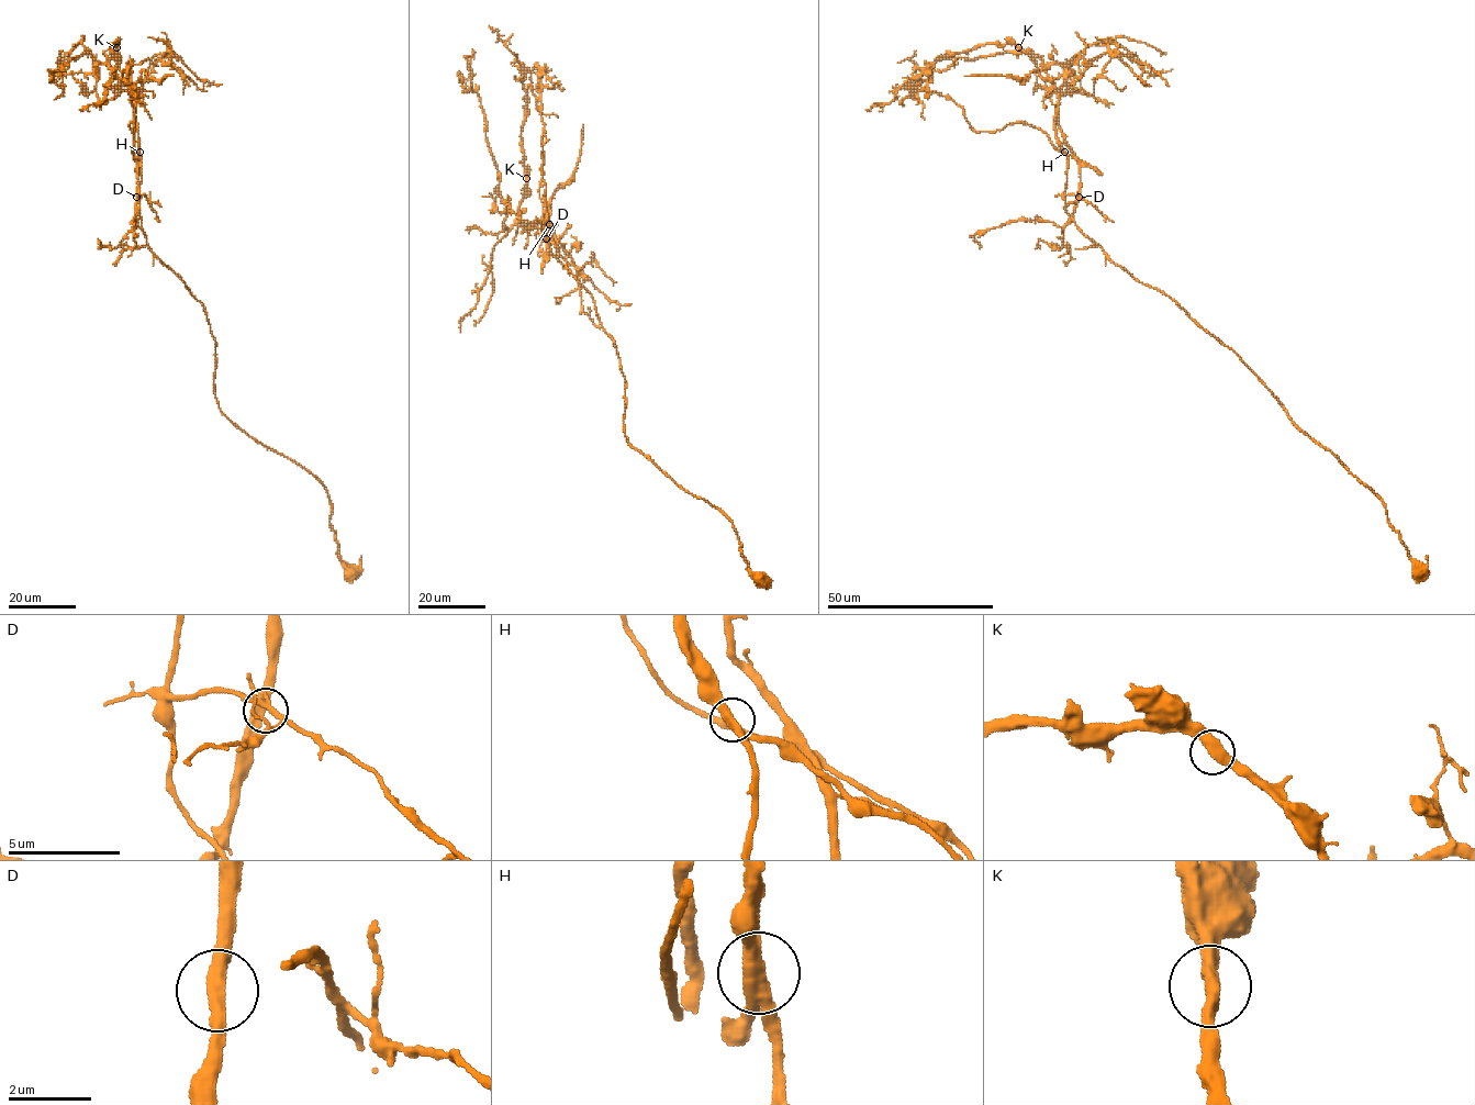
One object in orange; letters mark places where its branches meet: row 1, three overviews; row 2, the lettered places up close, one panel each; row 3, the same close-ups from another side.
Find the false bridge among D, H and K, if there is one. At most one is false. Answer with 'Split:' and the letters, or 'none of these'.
Split: none of these

